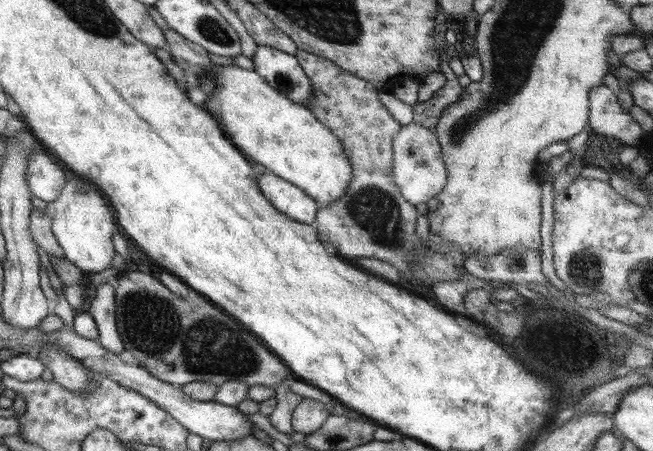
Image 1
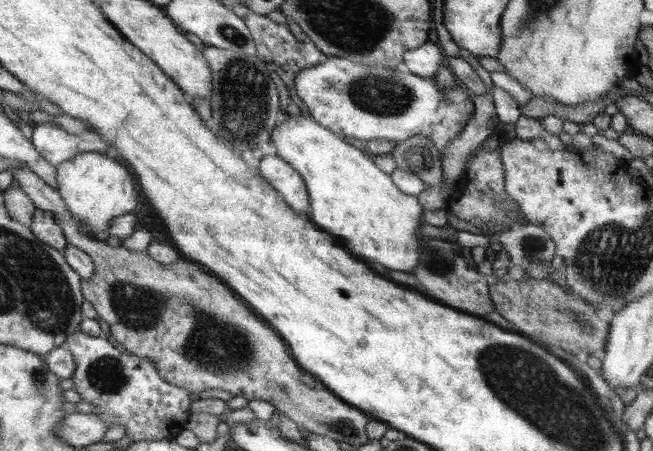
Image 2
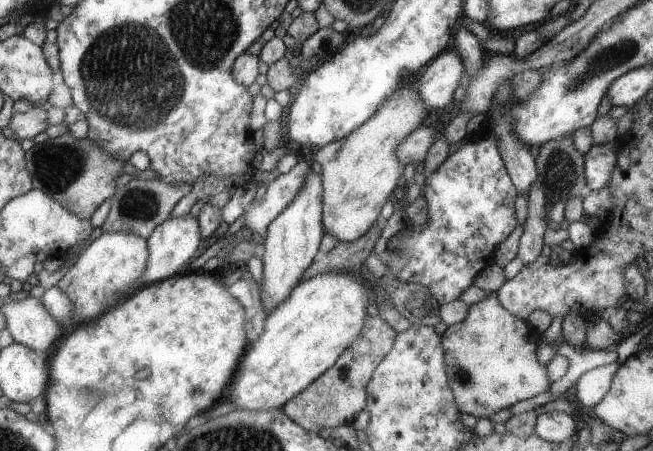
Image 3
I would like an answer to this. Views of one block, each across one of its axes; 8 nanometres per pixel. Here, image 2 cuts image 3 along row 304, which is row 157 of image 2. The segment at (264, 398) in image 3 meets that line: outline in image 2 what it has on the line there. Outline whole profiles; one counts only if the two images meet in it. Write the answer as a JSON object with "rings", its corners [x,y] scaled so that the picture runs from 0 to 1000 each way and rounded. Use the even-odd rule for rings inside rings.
{"rings":[[[459,253],[432,264],[413,293],[413,308],[423,328],[423,348],[444,364],[467,404],[476,459],[476,486],[496,514],[511,517],[530,532],[542,565],[588,588],[597,599],[631,605],[643,576],[645,528],[637,521],[645,486],[646,455],[637,435],[622,432],[603,410],[602,395],[585,381],[559,335],[533,319],[528,304],[487,275],[481,259]]]}

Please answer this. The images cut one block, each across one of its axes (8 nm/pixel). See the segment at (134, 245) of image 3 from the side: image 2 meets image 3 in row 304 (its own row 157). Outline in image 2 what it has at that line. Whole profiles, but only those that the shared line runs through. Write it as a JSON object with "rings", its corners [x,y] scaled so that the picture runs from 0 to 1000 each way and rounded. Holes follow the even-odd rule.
{"rings":[[[132,337],[87,364],[87,426],[98,441],[104,466],[141,514],[165,510],[172,488],[213,461],[217,419],[211,399],[188,359],[178,357],[170,344],[150,337]]]}

